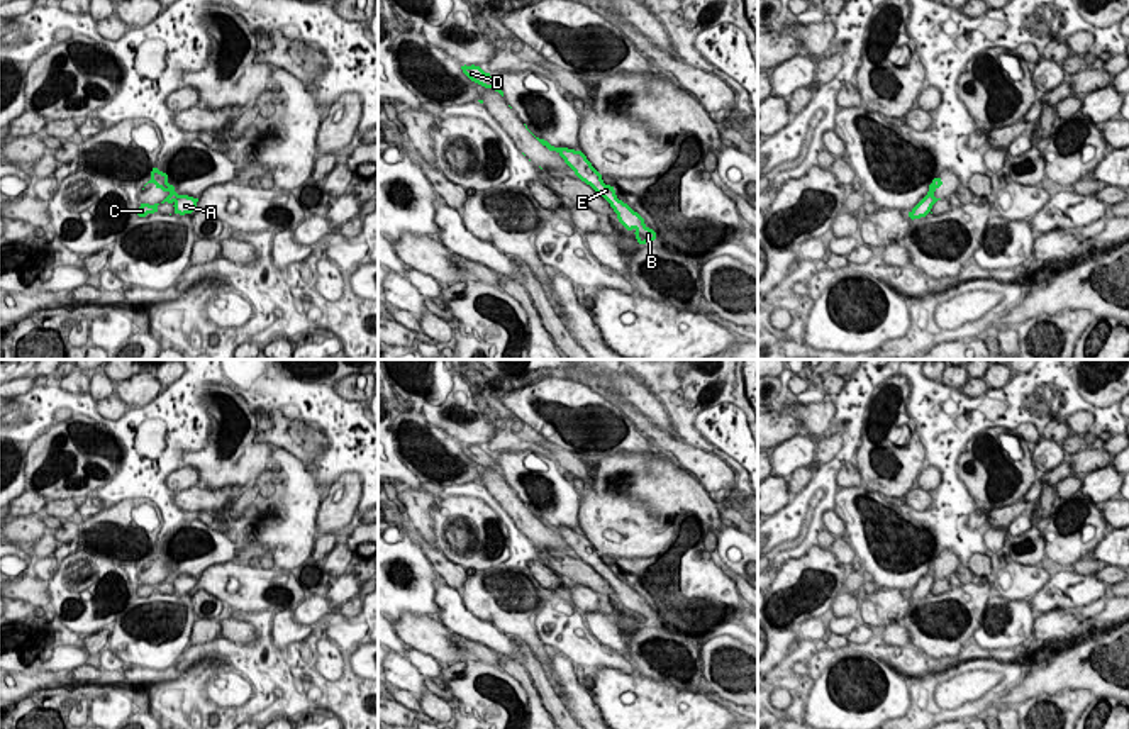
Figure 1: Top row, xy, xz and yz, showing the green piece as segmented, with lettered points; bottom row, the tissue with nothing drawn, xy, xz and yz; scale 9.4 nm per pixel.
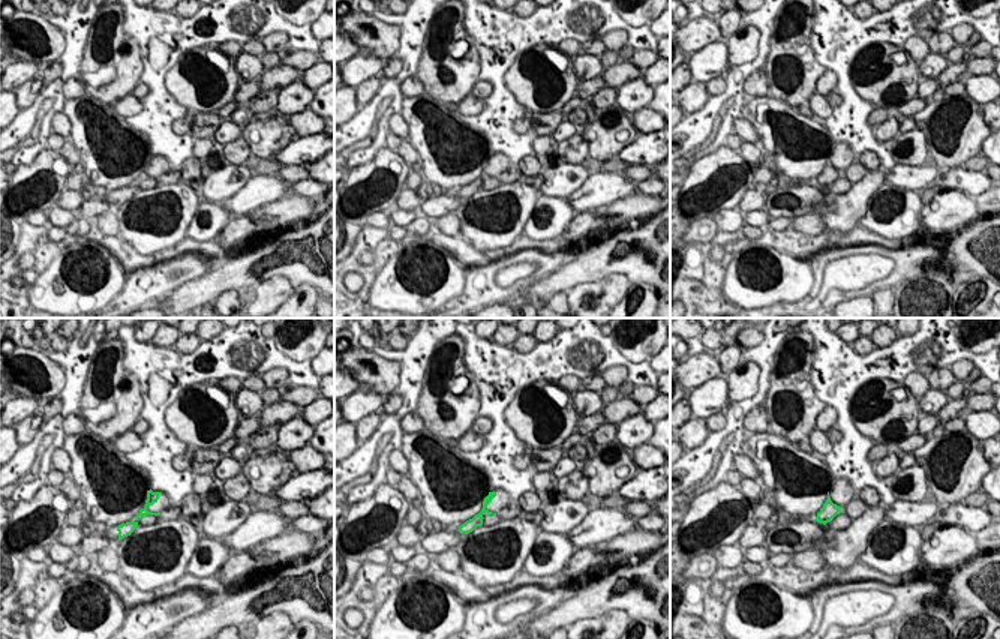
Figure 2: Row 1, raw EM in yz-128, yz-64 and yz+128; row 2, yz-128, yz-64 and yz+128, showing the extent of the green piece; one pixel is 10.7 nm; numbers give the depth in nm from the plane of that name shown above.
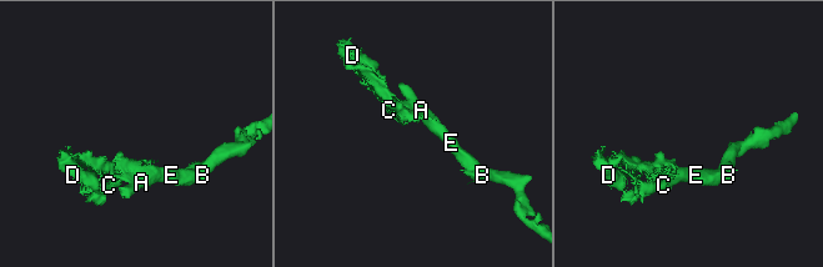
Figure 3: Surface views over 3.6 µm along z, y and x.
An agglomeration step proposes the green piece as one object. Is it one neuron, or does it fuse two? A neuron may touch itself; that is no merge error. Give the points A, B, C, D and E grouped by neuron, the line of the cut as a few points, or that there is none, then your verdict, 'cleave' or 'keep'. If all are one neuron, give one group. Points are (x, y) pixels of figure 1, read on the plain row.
A B E / C D | yz (928, 573), (933, 584) | cleave

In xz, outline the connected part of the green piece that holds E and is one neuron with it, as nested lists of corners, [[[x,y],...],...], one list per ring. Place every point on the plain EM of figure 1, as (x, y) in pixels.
[[[559,527],[559,531],[564,543],[575,551],[575,554],[610,583],[619,602],[627,610],[636,610],[634,614],[639,624],[656,619],[656,612],[644,604],[644,598],[637,592],[617,578],[614,566],[603,563],[602,554],[592,546],[581,531],[568,527]]]

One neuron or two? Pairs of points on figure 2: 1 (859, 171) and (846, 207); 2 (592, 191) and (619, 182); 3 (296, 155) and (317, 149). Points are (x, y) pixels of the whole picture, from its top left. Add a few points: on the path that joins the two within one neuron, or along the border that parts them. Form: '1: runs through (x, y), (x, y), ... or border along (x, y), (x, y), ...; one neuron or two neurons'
1: border along (868, 171), (852, 183); two neurons
2: runs through (598, 189), (613, 186); one neuron
3: runs through (300, 152), (312, 149); one neuron

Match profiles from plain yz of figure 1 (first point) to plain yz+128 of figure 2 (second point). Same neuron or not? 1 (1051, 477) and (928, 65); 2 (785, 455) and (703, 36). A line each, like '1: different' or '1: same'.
1: different
2: different

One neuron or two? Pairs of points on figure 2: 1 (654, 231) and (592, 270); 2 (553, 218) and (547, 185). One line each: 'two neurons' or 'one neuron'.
1: one neuron
2: two neurons

